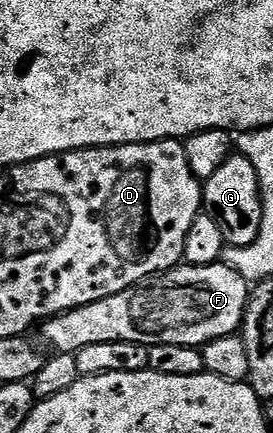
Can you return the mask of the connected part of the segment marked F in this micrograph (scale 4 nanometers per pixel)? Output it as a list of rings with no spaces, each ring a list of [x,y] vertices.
[[[221,263],[212,265],[179,264],[167,273],[147,279],[130,289],[120,291],[108,299],[88,303],[79,309],[52,317],[41,326],[42,337],[51,345],[54,353],[79,353],[92,343],[112,343],[113,341],[131,341],[137,345],[193,345],[201,347],[212,339],[235,336],[241,330],[242,320],[246,314],[246,303],[250,300],[251,286],[232,267]]]

